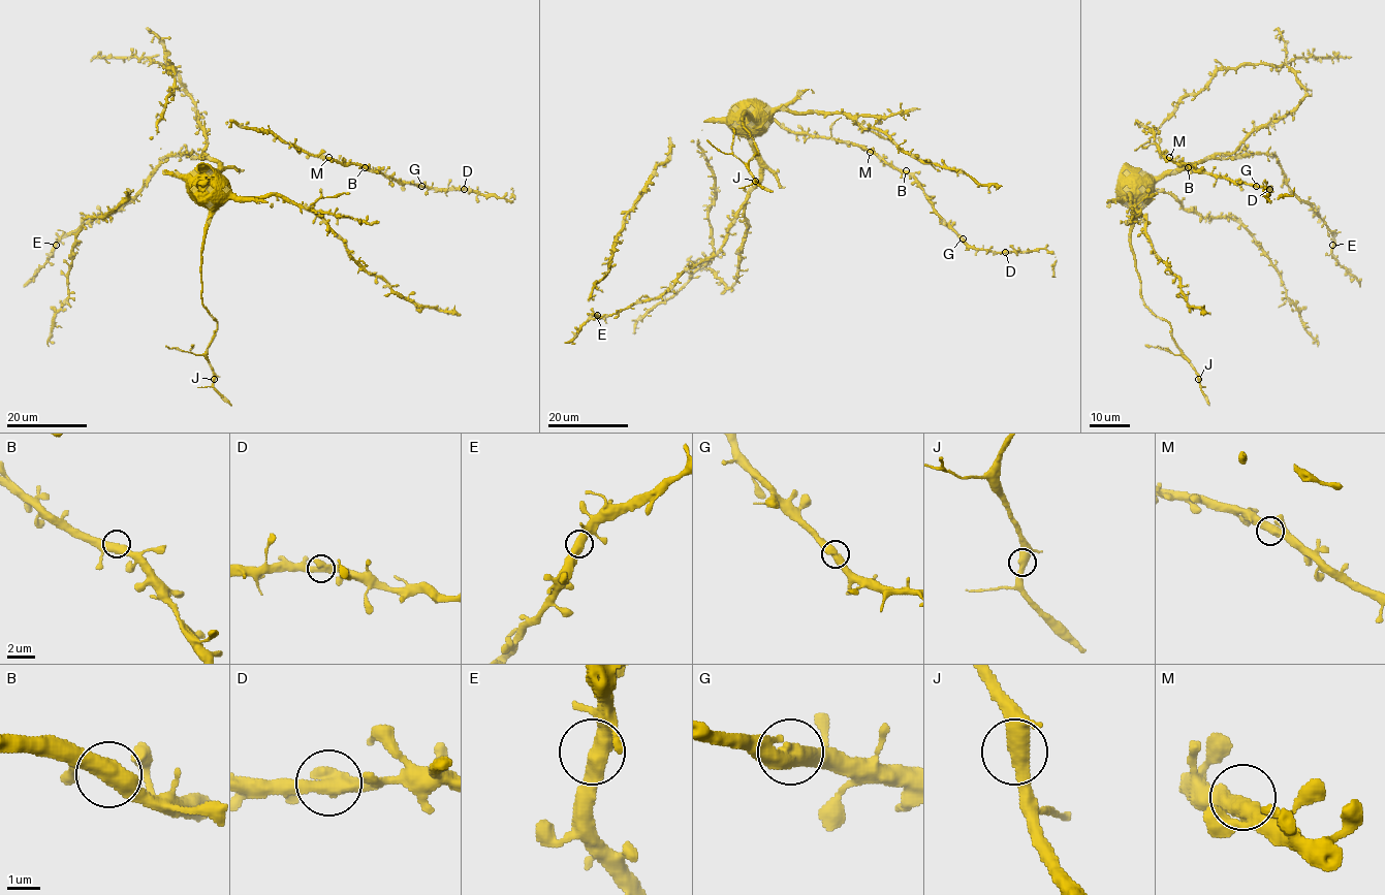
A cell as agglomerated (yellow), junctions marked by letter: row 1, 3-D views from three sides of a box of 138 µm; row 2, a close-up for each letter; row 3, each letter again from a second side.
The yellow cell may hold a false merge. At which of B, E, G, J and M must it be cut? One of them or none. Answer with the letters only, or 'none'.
none

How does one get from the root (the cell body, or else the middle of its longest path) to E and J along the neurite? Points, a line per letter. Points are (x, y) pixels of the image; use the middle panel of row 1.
E: (762, 132), (752, 138), (760, 181), (725, 244), (656, 297), (597, 315)
J: (762, 132), (745, 114), (743, 116), (743, 128), (758, 150), (748, 163), (755, 181)

